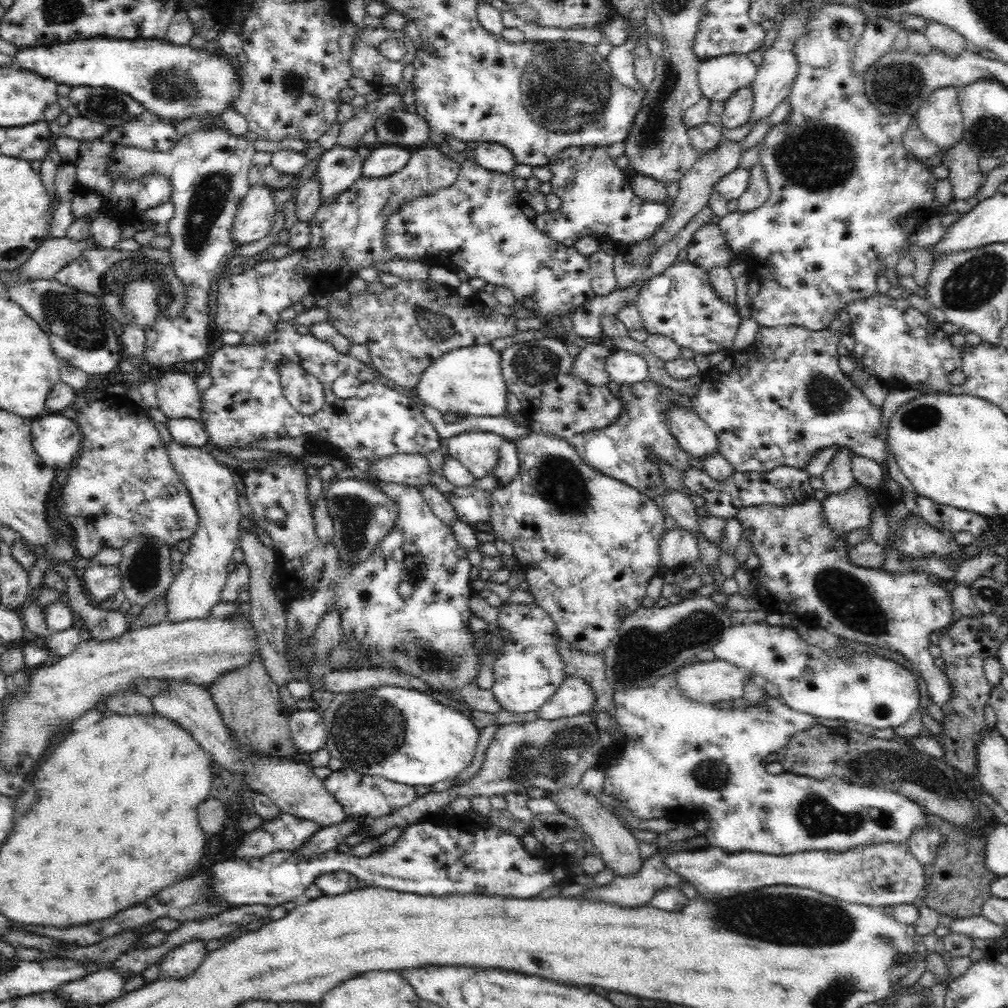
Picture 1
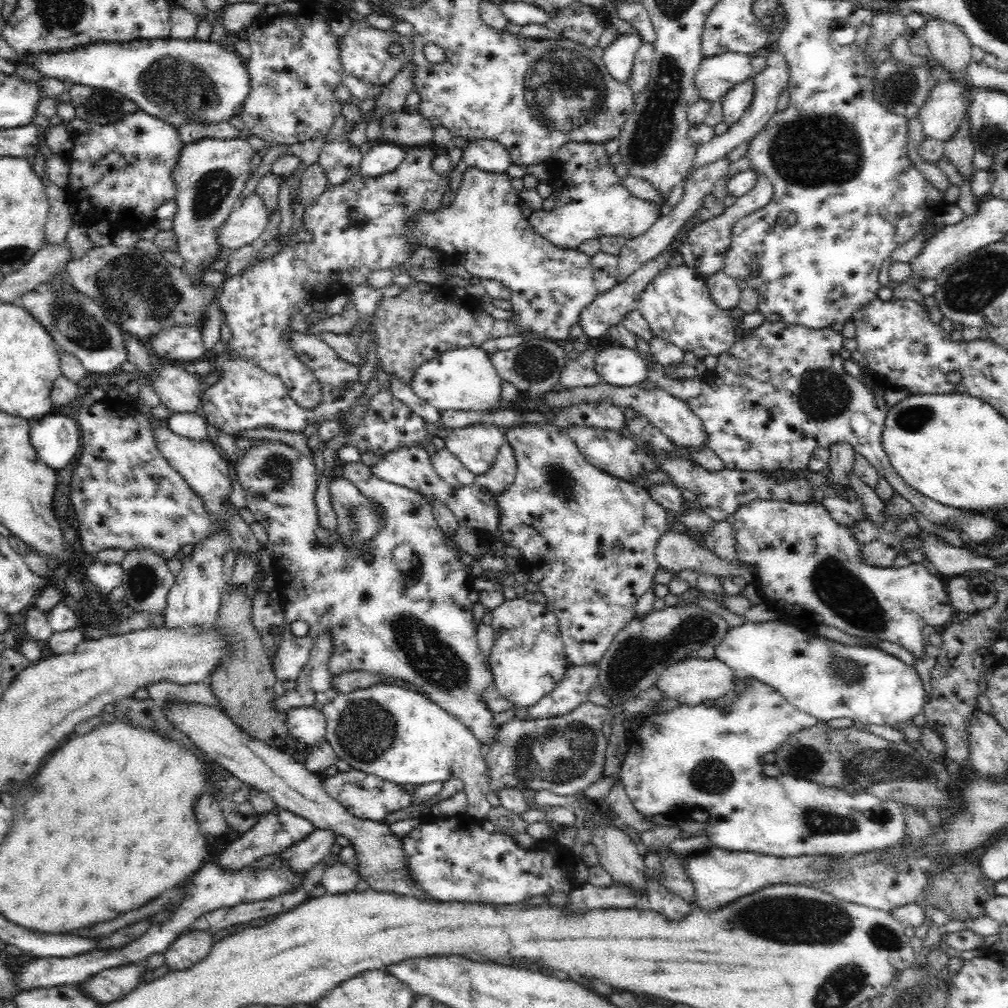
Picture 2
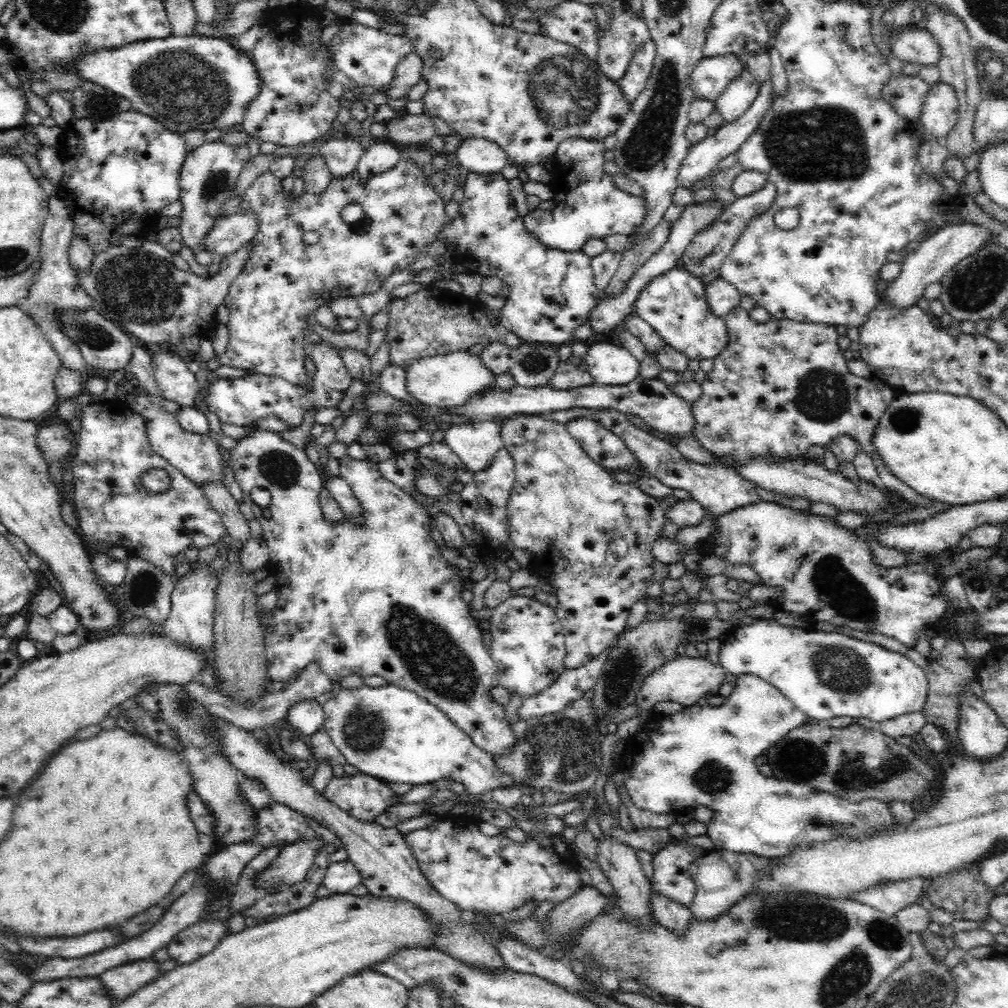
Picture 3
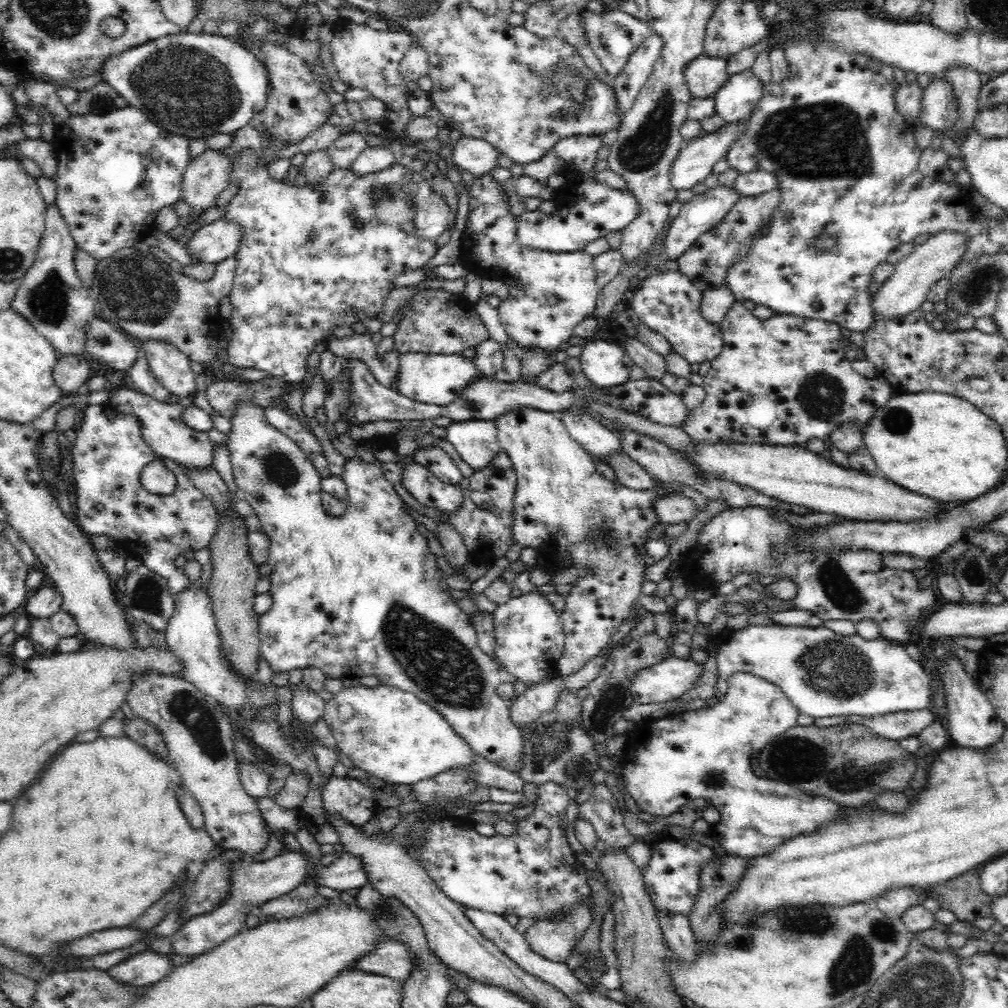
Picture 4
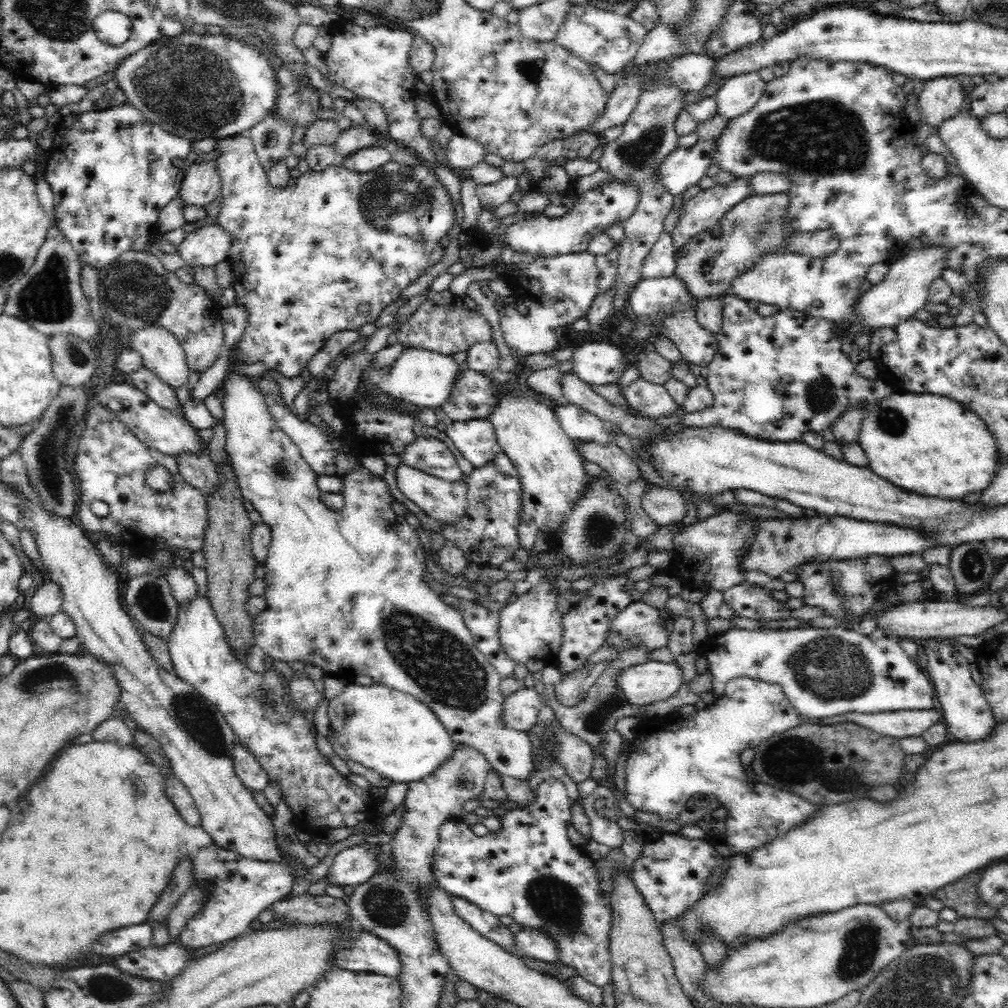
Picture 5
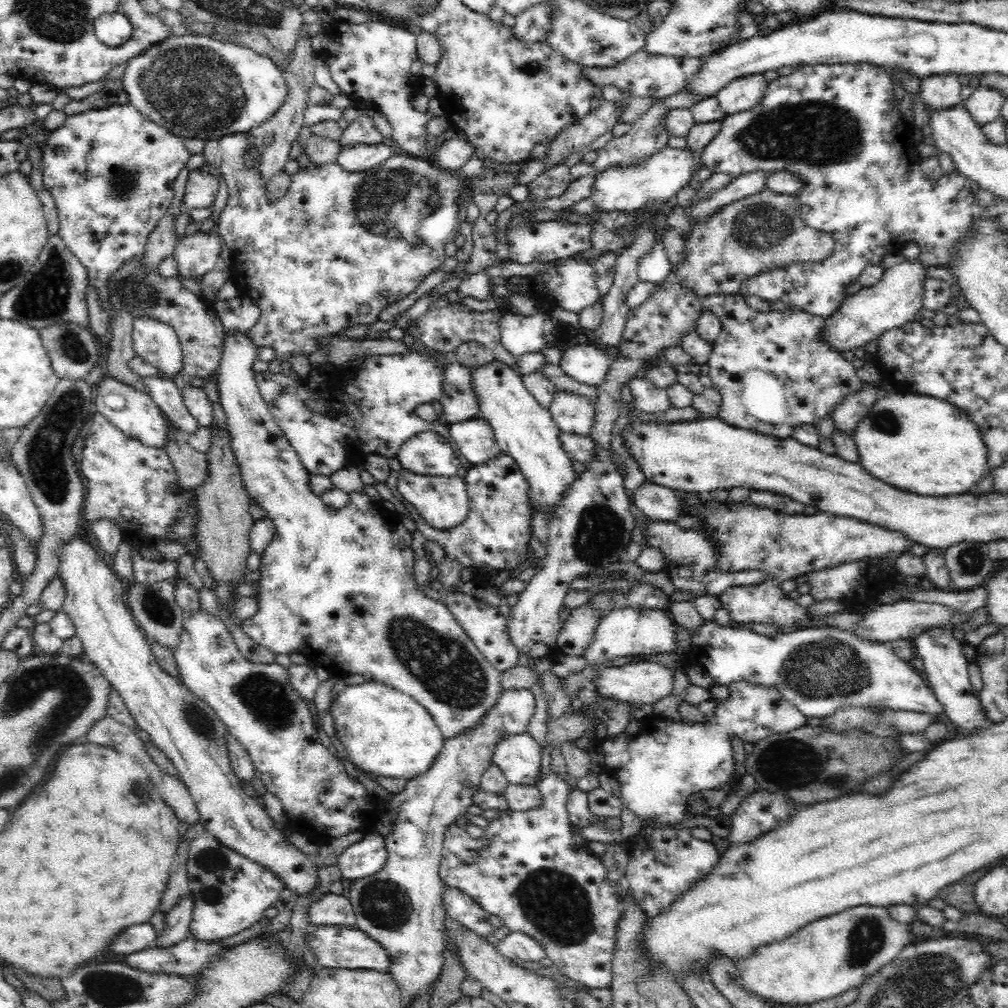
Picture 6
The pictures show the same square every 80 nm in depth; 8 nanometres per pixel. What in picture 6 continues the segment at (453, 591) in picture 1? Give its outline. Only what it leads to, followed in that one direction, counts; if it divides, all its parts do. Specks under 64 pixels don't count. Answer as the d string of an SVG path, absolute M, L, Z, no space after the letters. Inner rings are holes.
M226 331L222 342L222 356L219 367L216 372L218 379L219 400L224 408L226 417L228 417L228 431L230 431L232 451L238 462L240 473L242 473L242 481L244 488L249 496L254 496L258 500L258 504L266 510L266 514L270 516L275 524L275 533L270 540L268 546L264 548L261 556L260 568L256 573L259 580L259 600L258 610L241 623L242 630L260 646L268 648L274 654L290 654L290 652L300 652L310 656L323 667L330 668L332 672L340 672L340 674L360 674L366 681L379 682L404 694L410 695L415 702L424 706L432 715L434 722L442 736L452 738L456 734L462 734L466 730L470 730L472 726L481 722L482 716L489 712L497 704L497 699L501 696L503 686L500 685L501 672L490 664L490 661L484 658L477 646L474 645L472 639L466 635L465 630L458 625L458 621L454 618L450 610L442 604L436 604L436 600L430 600L430 597L420 594L416 590L416 582L414 582L414 549L410 545L411 534L404 525L393 514L392 507L383 498L378 498L378 494L370 494L370 486L366 482L362 482L364 490L362 492L354 492L349 495L349 504L343 509L332 510L326 504L322 503L319 496L315 496L309 487L309 472L300 464L299 457L296 455L294 448L290 446L289 440L285 438L282 430L277 426L272 414L268 410L268 405L260 396L255 379L255 371L252 369L254 361L257 358L258 346L251 344L251 338L247 331ZM527 732L517 735L504 737L496 746L494 746L491 760L502 769L507 778L508 784L518 786L534 786L540 782L541 768L541 748L534 738Z

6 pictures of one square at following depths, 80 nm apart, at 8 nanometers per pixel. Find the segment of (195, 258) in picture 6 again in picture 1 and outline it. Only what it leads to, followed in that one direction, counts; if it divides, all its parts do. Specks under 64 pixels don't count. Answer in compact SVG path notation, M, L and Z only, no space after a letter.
M259 183L251 186L234 214L232 239L239 245L264 238L276 216L276 205L270 189Z

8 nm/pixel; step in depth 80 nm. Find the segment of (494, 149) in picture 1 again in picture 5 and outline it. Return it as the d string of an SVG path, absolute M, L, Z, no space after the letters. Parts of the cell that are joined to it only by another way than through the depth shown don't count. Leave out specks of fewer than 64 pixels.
M456 132L449 138L447 145L441 152L439 159L448 164L450 169L464 168L477 165L484 158L485 147L481 142L476 142Z

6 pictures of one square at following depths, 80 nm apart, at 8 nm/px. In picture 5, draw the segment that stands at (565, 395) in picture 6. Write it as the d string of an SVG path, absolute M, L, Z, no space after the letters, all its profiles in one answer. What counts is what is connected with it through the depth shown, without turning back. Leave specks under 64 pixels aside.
M561 401L553 409L562 431L572 440L600 442L608 445L612 441L607 432L608 425L593 412L580 408L577 404Z

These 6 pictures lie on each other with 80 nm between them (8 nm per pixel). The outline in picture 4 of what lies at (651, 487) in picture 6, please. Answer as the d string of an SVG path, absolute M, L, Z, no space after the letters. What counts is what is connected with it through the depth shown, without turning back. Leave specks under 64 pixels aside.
M675 492L657 498L653 504L653 510L657 521L666 526L686 522L699 513L696 504L690 498Z

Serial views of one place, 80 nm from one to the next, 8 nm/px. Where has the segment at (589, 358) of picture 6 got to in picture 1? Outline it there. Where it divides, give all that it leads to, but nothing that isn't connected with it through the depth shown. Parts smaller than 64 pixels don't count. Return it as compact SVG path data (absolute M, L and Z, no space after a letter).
M613 347L604 360L604 369L609 381L618 385L633 385L647 378L647 364L640 355Z

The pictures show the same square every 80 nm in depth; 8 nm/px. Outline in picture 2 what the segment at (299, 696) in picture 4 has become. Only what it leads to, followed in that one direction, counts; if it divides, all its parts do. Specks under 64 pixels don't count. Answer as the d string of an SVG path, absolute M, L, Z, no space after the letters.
M304 706L286 712L289 733L302 744L313 746L325 739L326 719L324 713L314 706Z

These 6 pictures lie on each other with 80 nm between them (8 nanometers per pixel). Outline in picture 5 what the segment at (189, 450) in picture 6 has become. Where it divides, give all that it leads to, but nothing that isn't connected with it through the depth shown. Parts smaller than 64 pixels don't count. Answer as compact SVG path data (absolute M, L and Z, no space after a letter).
M181 453L172 455L177 464L178 473L189 486L208 495L220 488L217 466L206 453Z

